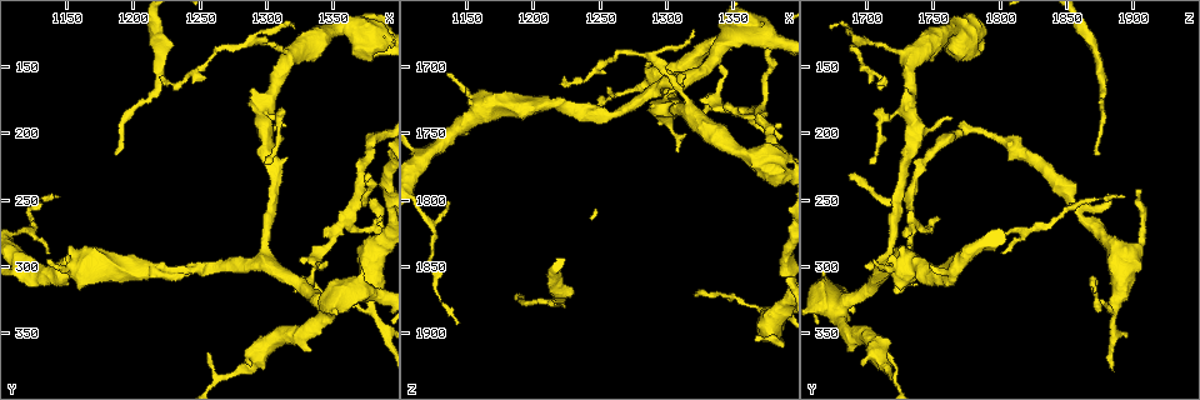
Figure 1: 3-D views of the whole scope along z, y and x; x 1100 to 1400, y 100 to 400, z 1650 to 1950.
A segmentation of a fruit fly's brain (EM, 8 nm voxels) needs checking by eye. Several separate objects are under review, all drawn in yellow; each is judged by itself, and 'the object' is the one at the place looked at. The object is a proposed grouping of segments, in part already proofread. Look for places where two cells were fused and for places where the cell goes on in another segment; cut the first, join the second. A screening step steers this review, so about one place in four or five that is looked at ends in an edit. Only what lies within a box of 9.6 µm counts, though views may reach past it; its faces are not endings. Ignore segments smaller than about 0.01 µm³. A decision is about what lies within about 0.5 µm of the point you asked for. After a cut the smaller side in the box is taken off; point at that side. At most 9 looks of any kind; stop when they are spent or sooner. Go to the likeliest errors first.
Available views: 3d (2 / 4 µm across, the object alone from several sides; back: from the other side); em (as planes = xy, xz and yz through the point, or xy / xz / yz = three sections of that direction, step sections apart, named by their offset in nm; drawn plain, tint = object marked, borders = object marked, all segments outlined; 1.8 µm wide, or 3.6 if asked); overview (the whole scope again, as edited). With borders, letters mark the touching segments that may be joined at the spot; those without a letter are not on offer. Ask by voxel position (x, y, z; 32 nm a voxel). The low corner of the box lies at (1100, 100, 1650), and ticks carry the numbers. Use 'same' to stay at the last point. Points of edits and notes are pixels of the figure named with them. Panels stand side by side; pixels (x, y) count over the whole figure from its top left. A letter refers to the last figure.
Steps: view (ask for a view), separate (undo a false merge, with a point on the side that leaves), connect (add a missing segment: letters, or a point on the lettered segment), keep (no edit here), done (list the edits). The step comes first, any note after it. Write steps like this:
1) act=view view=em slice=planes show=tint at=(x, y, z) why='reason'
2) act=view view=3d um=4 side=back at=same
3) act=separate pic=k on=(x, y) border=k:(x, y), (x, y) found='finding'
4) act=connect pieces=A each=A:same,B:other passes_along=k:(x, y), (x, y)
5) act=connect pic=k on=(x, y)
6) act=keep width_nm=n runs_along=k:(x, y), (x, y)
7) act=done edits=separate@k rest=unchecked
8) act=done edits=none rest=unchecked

act=view view=3d um=2 at=(1366, 244, 1906)

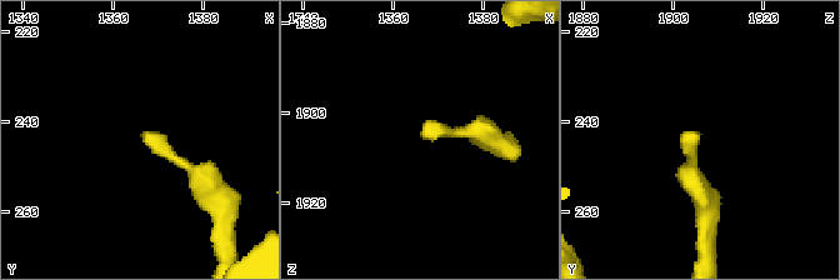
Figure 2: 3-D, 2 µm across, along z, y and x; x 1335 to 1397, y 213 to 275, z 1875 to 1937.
act=view view=em slice=xz step=8 show=tint at=(1366, 244, 1906)

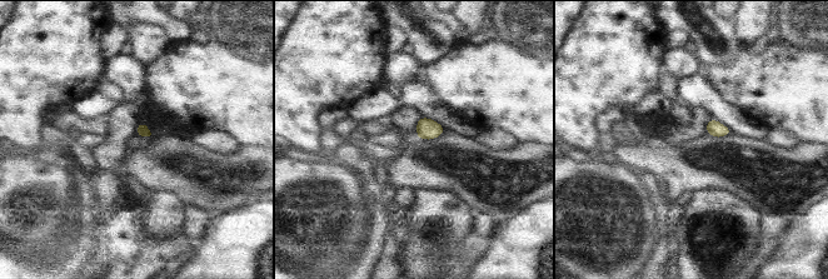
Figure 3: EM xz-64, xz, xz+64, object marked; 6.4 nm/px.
act=view view=em slice=planes show=borders at=same

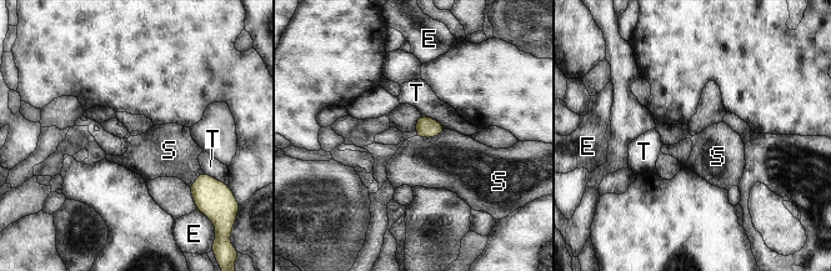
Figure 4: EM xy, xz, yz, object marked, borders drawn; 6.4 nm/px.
act=keep each=E:other,S:other,T:other found='no lettered segment goes on from it'

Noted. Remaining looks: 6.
act=view view=em slice=planes show=tint at=(1378, 330, 1884)

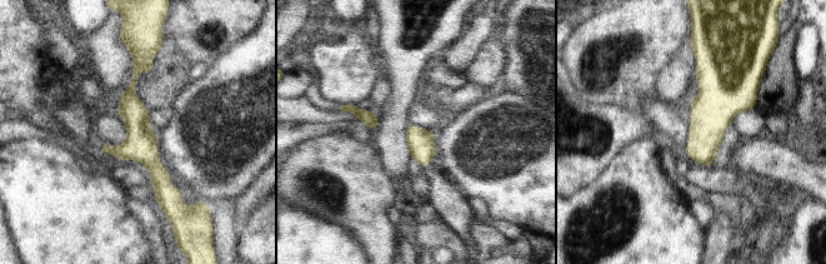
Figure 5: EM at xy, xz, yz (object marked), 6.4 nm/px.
act=view view=em slice=planes show=borders at=same why='see the neighbours'

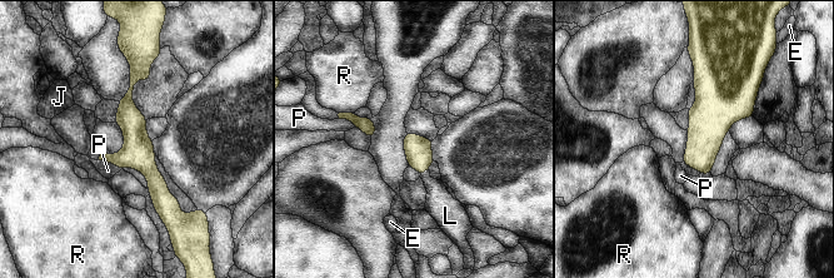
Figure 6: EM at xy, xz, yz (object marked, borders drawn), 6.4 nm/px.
act=connect pieces=L width_nm=180 longest_contact=P:160nm each=E:other,J:other,L:same,P:other,R:other found='the cell continues'

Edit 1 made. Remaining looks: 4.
act=view view=overview why='redraw'

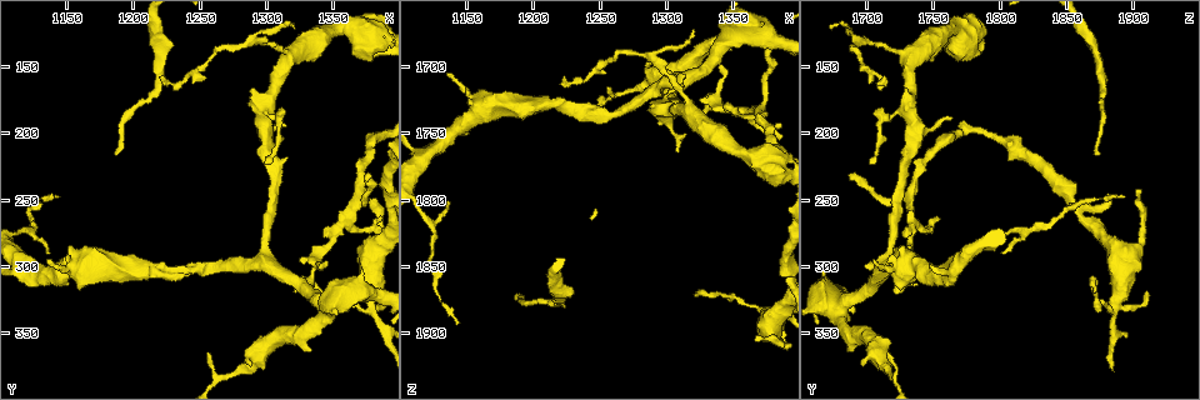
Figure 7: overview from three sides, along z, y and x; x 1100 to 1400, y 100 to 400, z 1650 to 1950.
act=view view=em slice=planes show=borders at=(1288, 130, 1694) why='a fork'

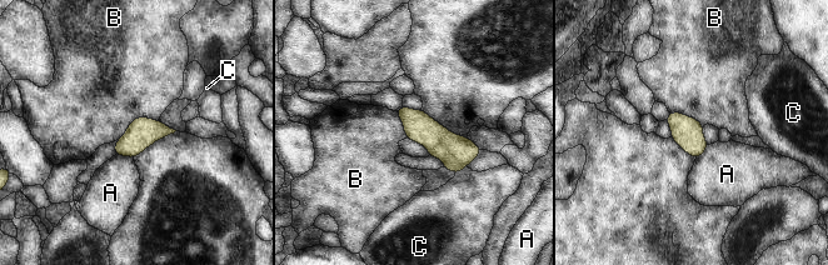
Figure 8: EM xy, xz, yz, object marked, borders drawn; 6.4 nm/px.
act=keep each=A:other,B:other,C:other found='all the same cell'

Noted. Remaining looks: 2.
act=view view=3d um=2 at=(1322, 322, 1872) why='free end'

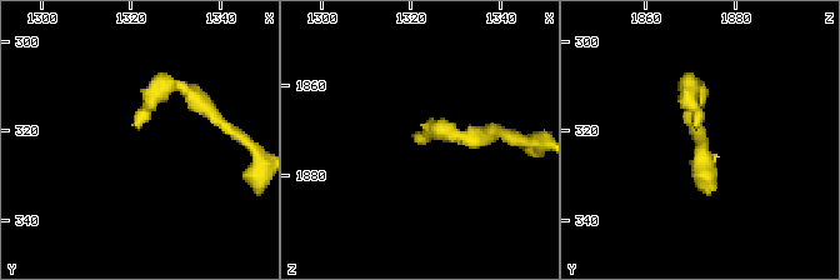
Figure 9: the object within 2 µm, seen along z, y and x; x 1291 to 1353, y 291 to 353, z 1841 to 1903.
act=view view=em um=3.6 slice=planes show=borders at=(1321, 320, 1871) why='need the tissue'

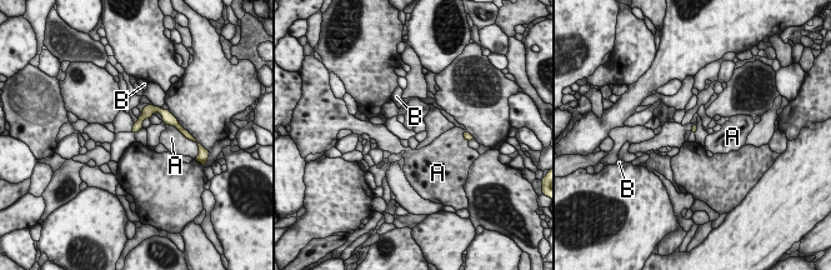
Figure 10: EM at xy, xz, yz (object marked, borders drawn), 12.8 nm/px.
act=keep longest_contact=A:180nm each=A:other,B:other found='none of them fits'

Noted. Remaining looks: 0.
act=done edits=connect@6 rest=unchecked

